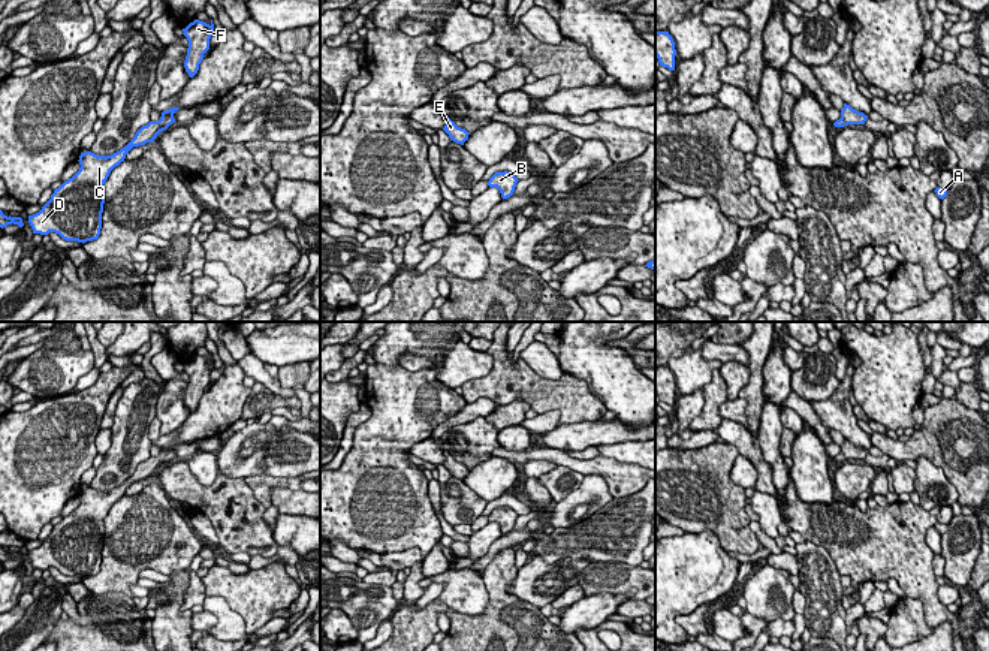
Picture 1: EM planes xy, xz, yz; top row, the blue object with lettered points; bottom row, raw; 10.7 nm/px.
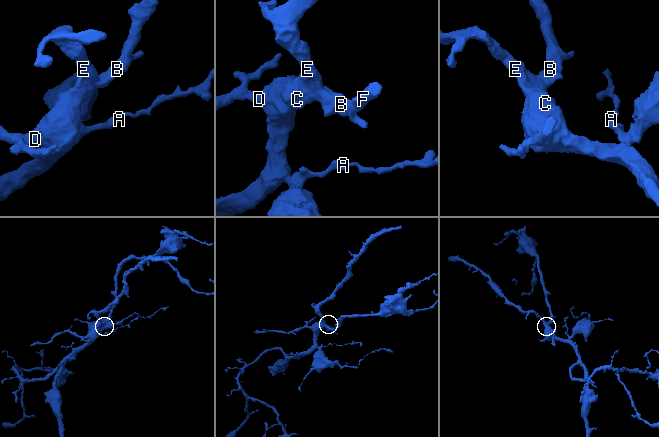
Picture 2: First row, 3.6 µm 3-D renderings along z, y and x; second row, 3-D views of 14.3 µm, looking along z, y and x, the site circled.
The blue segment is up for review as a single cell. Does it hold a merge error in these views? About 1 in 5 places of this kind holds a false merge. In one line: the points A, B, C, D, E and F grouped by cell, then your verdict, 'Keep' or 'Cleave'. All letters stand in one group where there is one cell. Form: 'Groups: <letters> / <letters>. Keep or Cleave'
Groups: A B C D E F. Keep

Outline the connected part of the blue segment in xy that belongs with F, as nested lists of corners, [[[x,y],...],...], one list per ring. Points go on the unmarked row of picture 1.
[[[195,355],[186,364],[183,364],[183,367],[189,376],[184,403],[189,412],[193,413],[205,392],[203,389],[209,385],[209,374],[214,370],[214,359],[212,355],[209,359]]]

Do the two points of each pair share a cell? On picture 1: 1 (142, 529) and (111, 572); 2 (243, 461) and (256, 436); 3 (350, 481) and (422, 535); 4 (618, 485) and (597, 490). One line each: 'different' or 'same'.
1: same
2: same
3: same
4: different

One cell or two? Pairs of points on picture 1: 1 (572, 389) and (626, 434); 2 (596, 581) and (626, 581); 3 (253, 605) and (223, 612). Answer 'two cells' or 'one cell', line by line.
1: two cells
2: one cell
3: two cells

